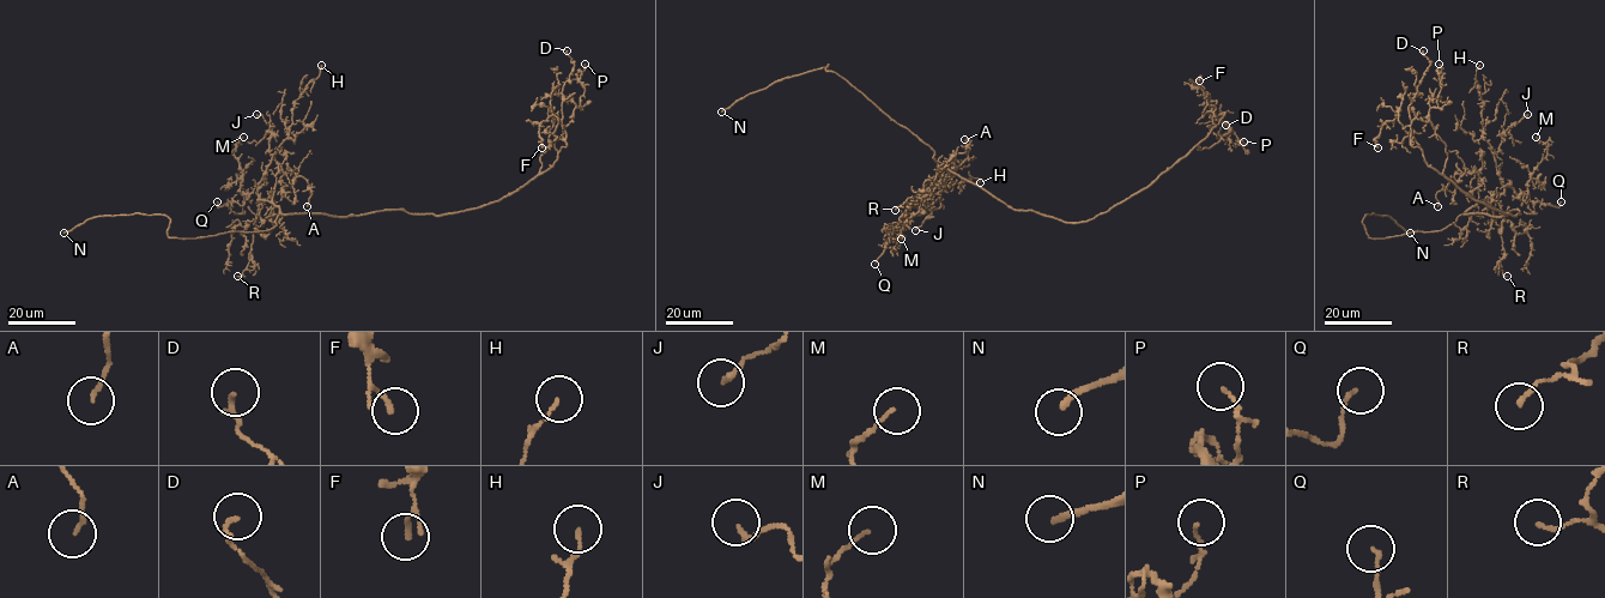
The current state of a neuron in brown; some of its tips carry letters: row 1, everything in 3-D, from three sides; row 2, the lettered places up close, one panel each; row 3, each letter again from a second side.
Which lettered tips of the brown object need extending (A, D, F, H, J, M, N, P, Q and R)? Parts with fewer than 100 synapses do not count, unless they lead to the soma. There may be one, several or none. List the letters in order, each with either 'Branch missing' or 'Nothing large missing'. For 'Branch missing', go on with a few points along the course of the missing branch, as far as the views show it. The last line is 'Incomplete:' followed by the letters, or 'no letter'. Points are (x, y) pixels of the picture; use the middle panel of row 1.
A: Nothing large missing
D: Nothing large missing
F: Nothing large missing
H: Nothing large missing
J: Nothing large missing
M: Nothing large missing
N: Branch missing. Course of what is missing: (721, 112), (700, 118), (694, 108)
P: Nothing large missing
Q: Nothing large missing
R: Nothing large missing
Incomplete: N

